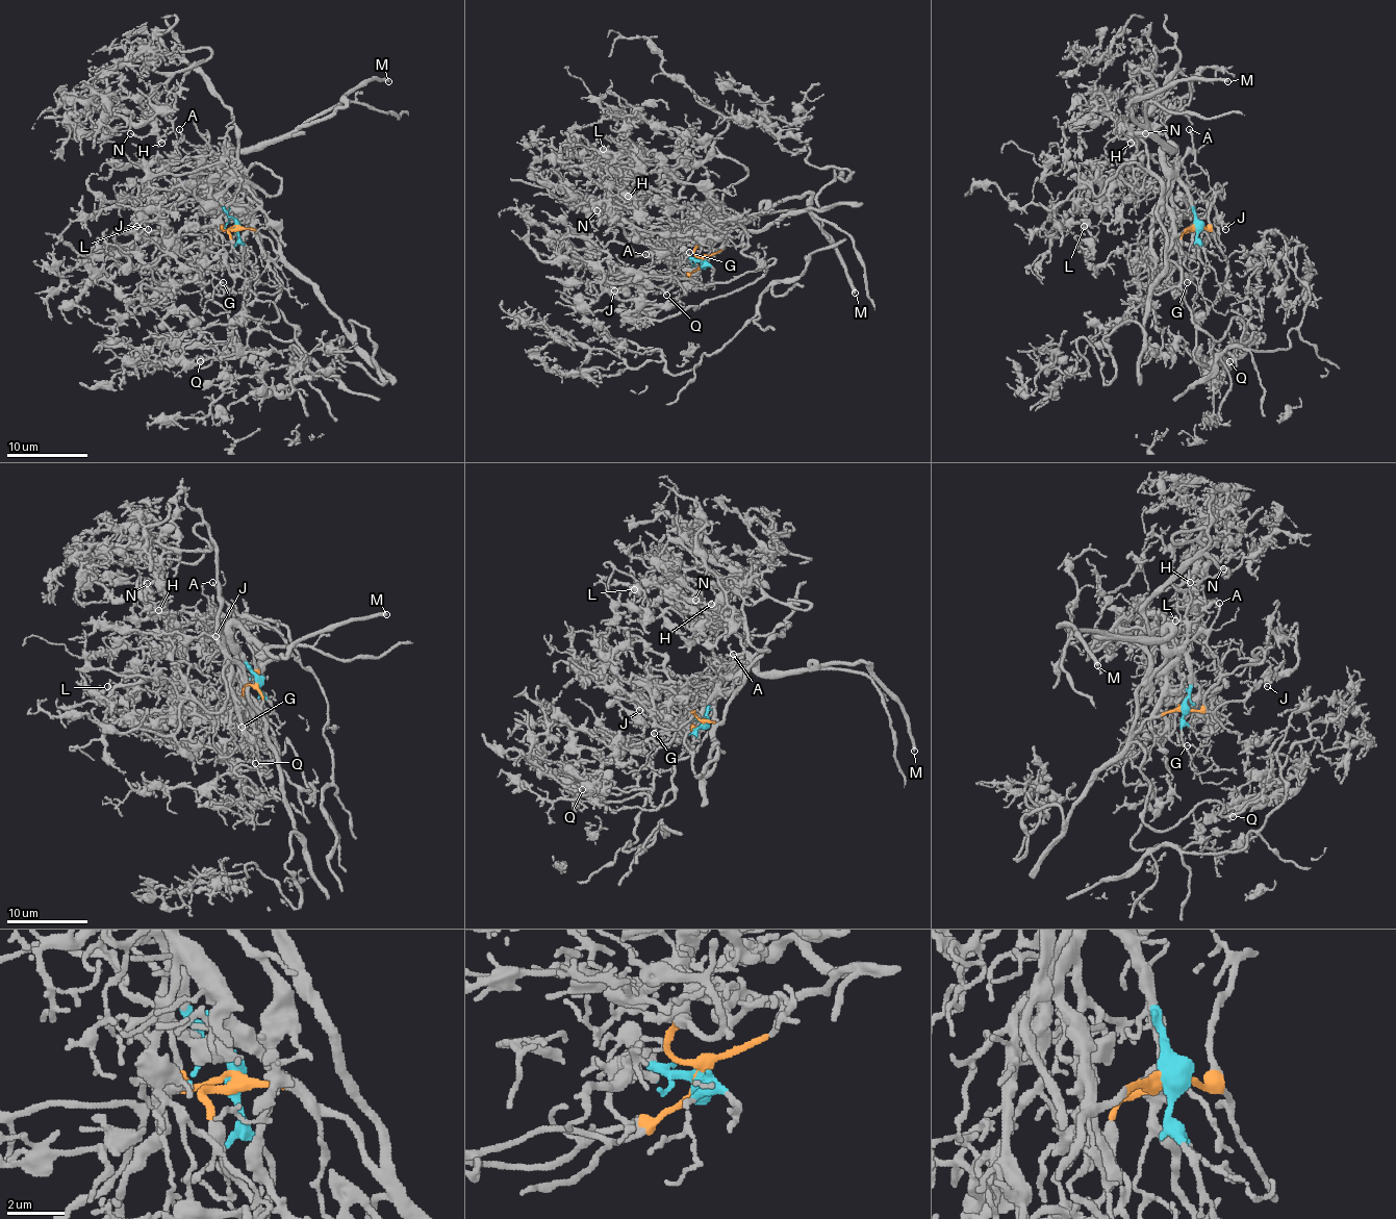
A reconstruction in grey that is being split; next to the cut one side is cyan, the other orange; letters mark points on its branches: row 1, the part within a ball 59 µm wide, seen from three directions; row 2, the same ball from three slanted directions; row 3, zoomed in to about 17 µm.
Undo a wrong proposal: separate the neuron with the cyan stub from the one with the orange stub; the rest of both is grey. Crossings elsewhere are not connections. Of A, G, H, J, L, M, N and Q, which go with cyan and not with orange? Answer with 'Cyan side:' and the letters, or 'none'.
Cyan side: A, G, M

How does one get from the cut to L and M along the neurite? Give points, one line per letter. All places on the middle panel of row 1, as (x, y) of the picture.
L: (703, 260), (694, 250), (709, 246), (707, 220), (644, 183), (626, 162), (604, 148)
M: (703, 260), (691, 256), (685, 246), (696, 229), (699, 237), (726, 235), (758, 216), (809, 211), (856, 293)

